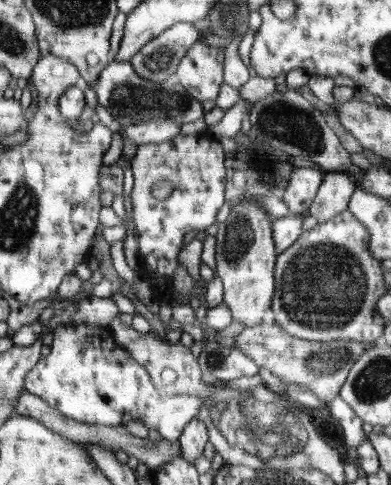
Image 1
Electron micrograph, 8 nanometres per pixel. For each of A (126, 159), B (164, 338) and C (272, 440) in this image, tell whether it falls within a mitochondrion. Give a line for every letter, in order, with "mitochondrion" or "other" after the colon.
A: other
B: other
C: mitochondrion

